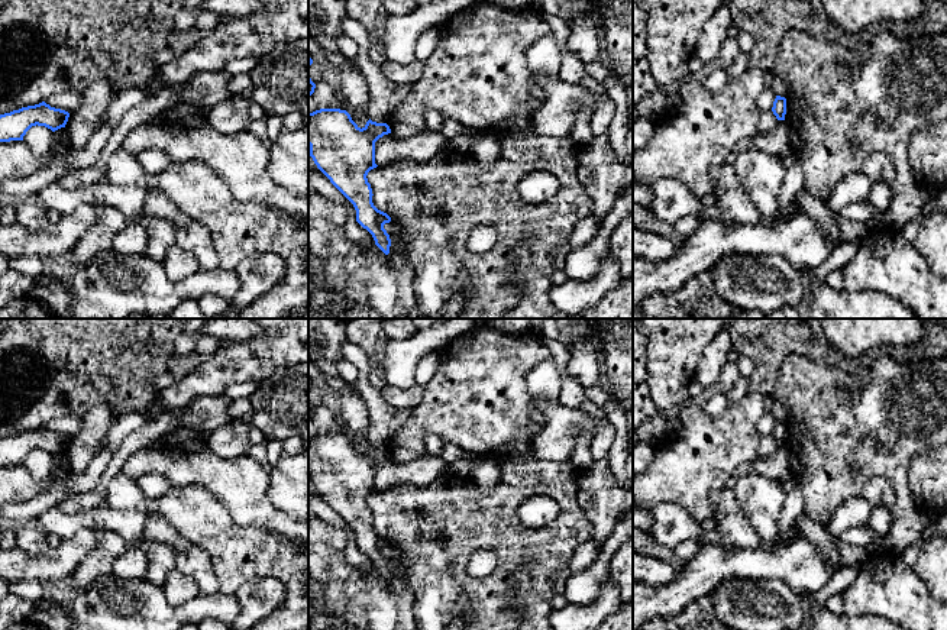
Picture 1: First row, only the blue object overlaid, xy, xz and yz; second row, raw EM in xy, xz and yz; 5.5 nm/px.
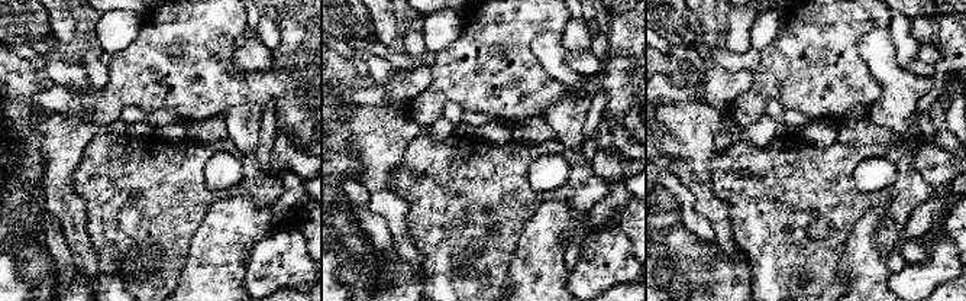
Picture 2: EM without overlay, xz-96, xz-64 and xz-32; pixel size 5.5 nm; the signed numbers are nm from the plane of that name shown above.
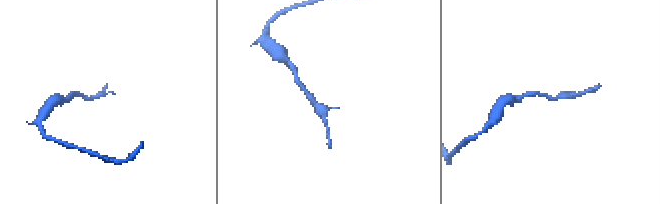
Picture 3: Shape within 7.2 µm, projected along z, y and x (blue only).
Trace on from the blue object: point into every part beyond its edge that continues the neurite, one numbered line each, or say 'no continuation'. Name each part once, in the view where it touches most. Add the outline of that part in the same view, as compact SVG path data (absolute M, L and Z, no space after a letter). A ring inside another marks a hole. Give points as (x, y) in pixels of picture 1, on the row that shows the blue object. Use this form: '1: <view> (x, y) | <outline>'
no continuation

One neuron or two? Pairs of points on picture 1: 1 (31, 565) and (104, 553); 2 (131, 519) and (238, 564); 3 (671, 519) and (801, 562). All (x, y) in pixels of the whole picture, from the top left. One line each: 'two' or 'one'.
1: two
2: one
3: two

